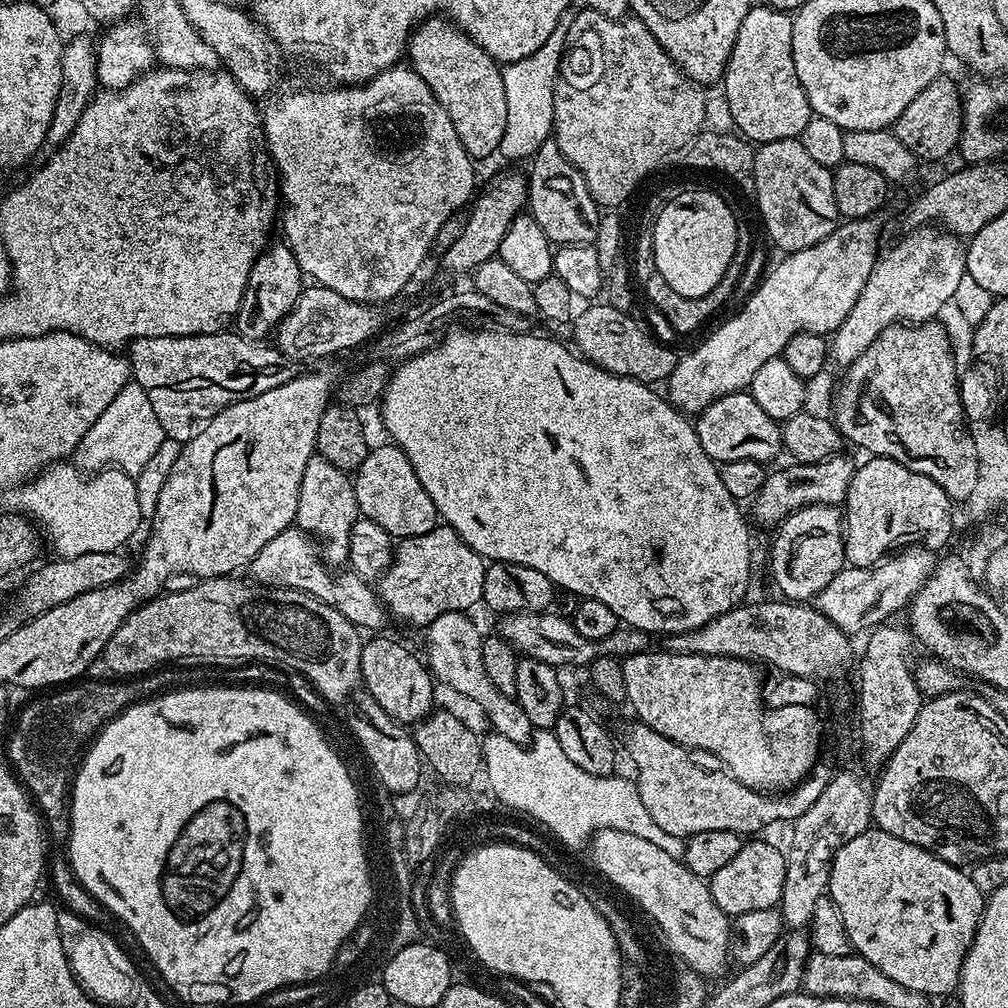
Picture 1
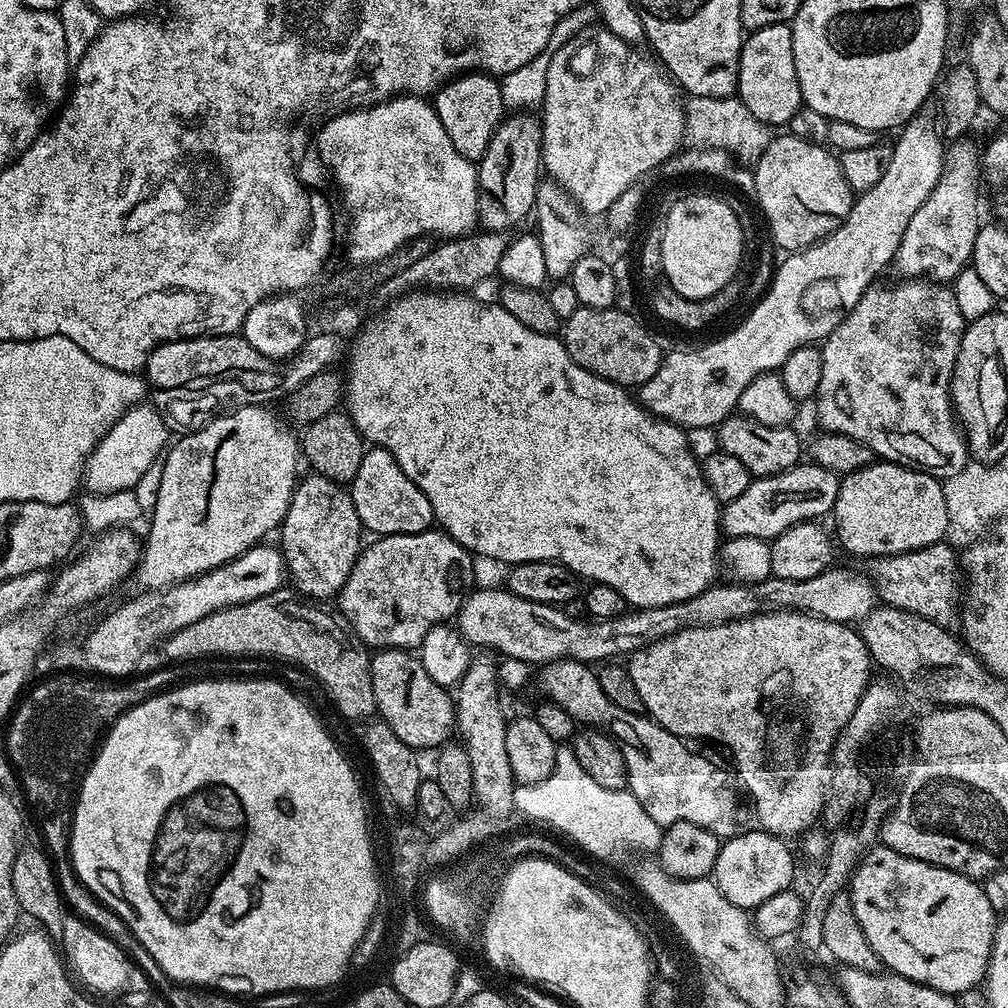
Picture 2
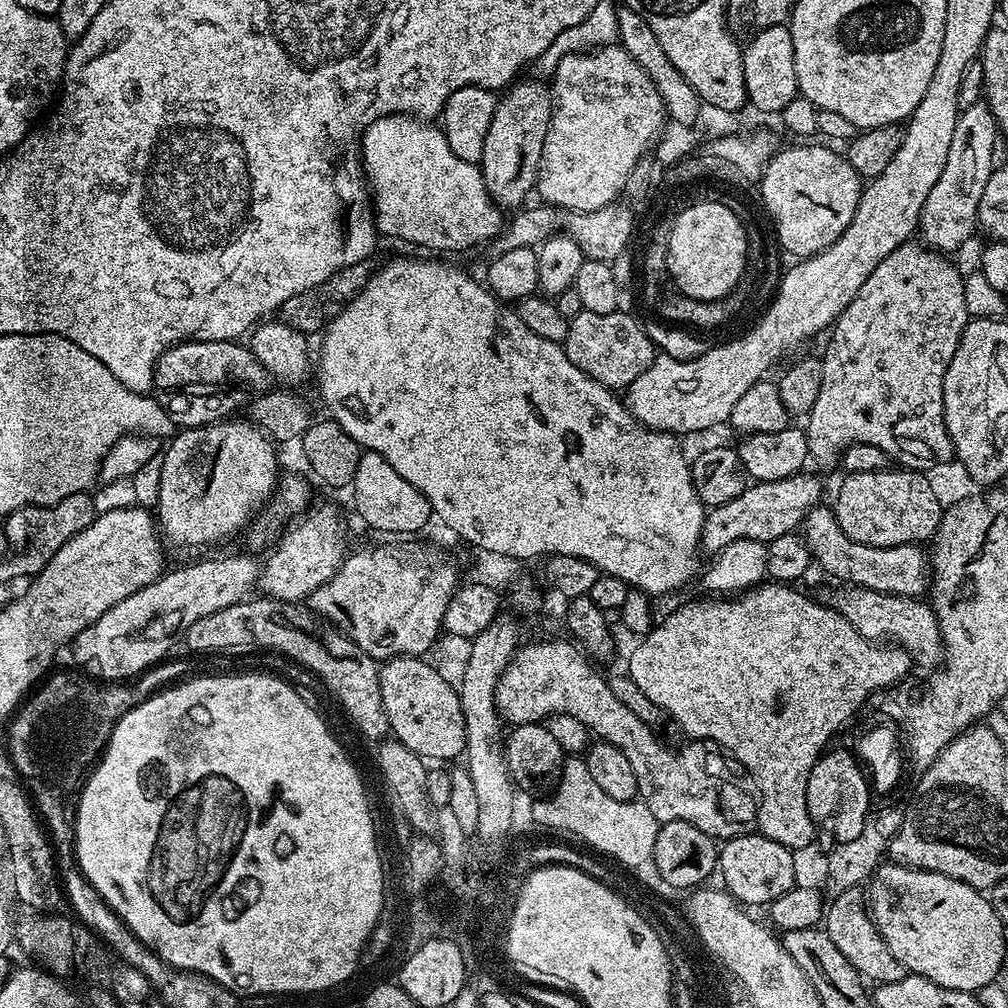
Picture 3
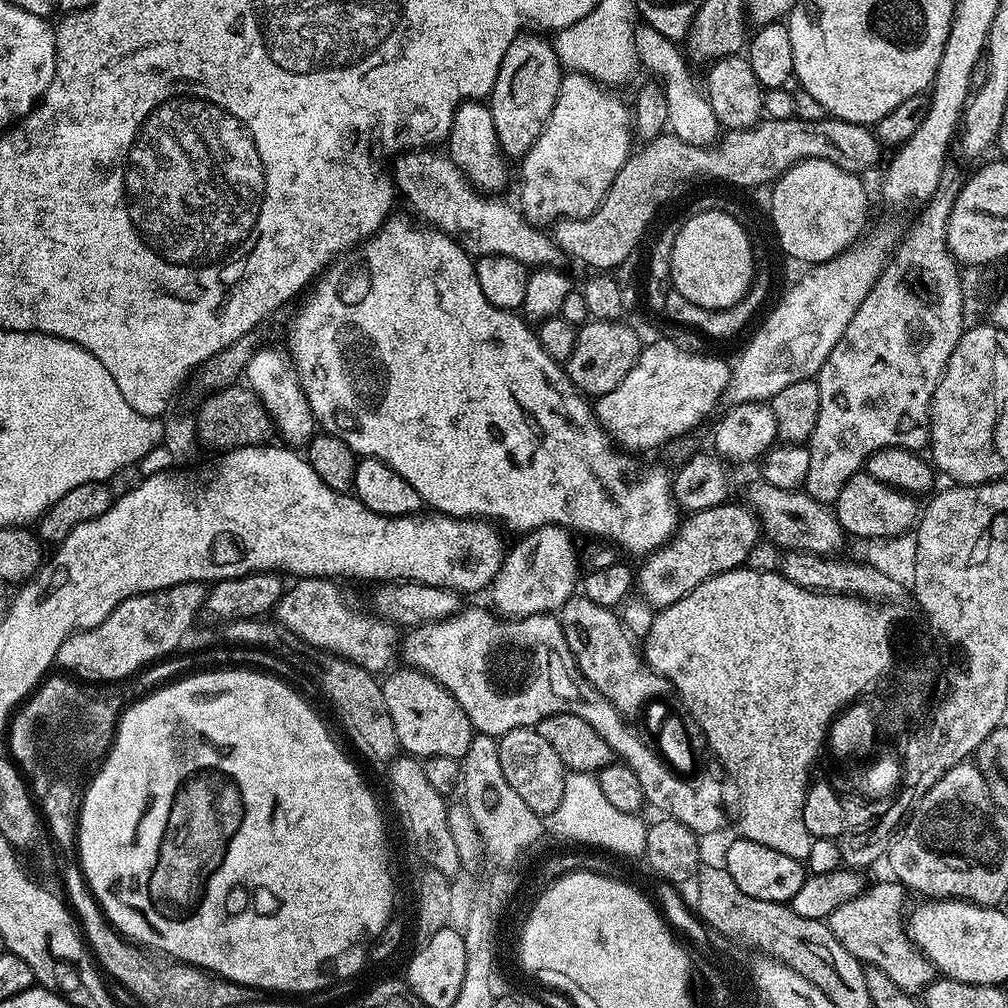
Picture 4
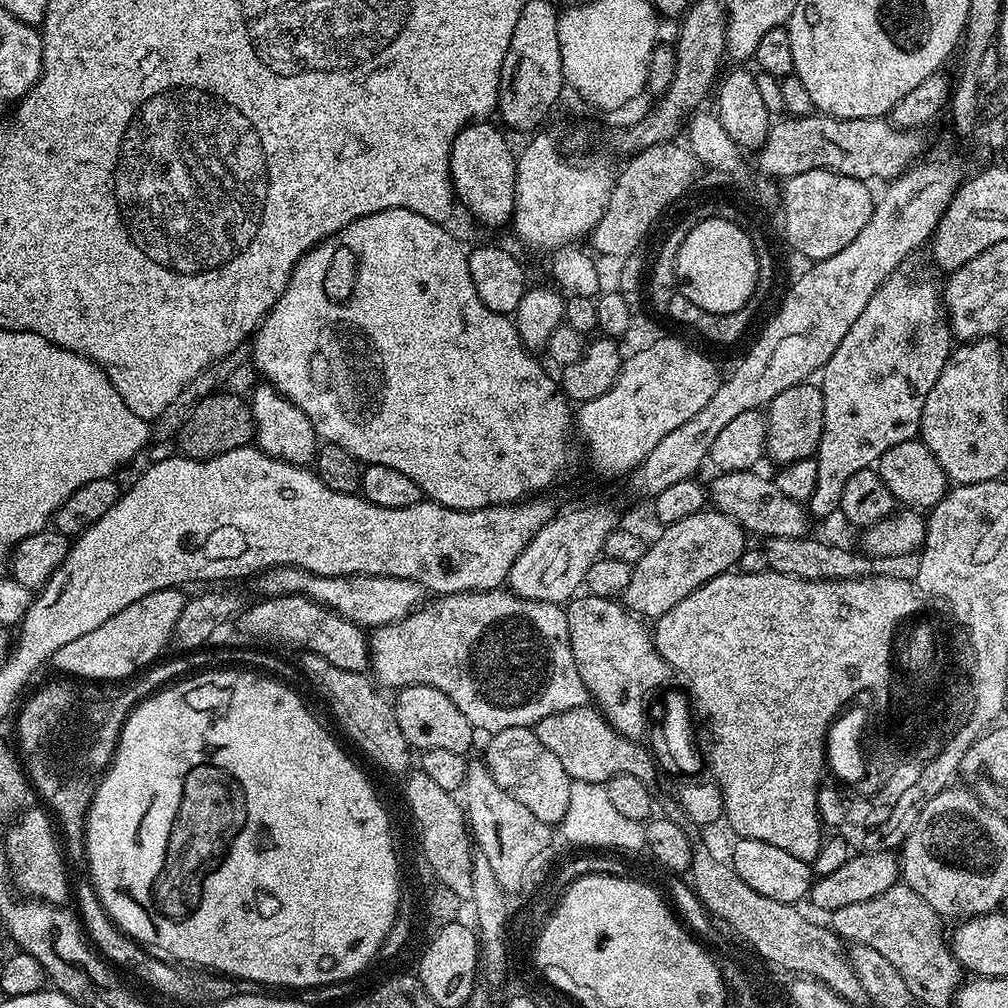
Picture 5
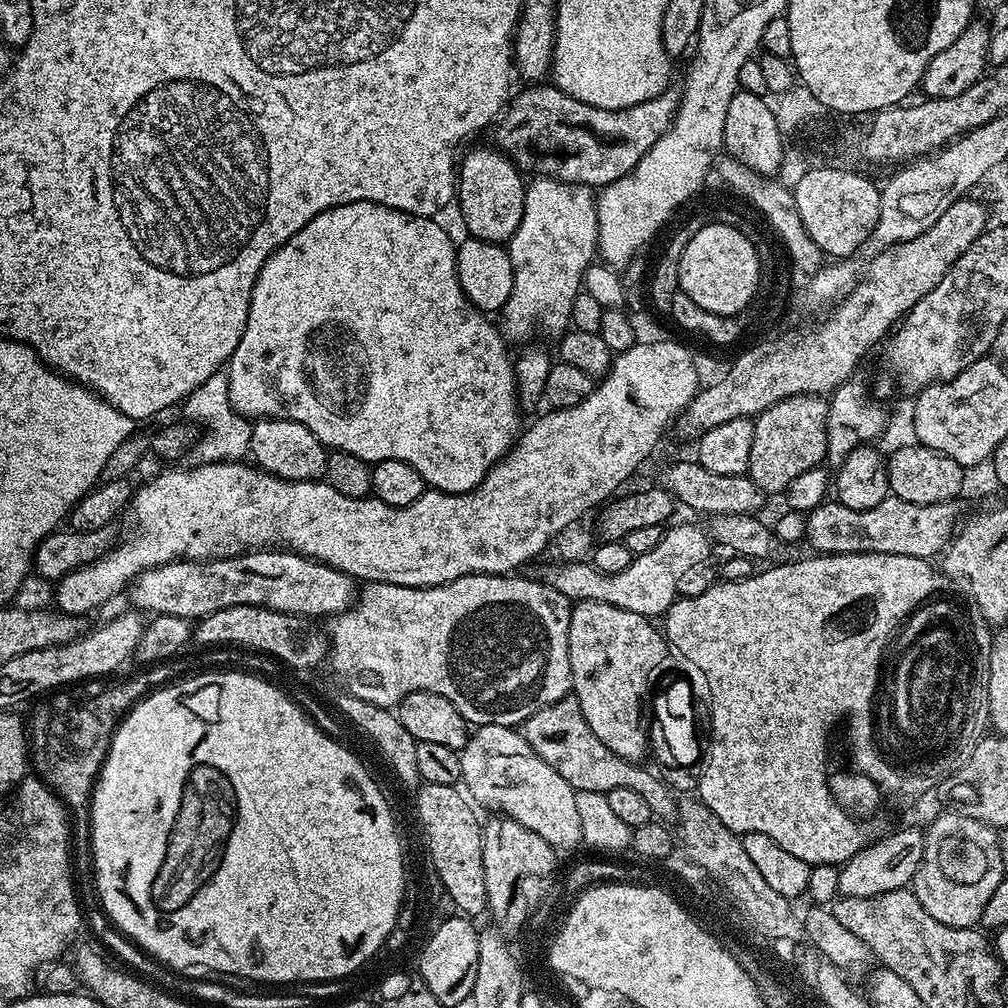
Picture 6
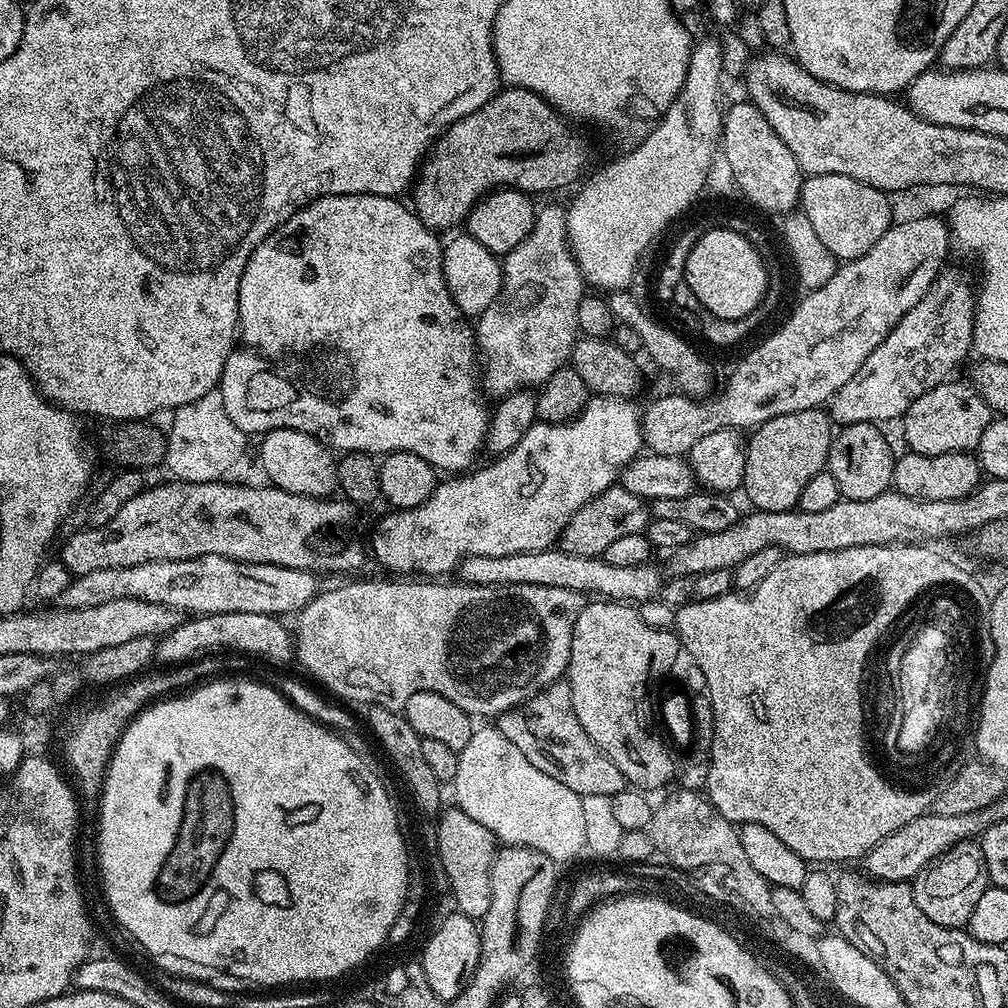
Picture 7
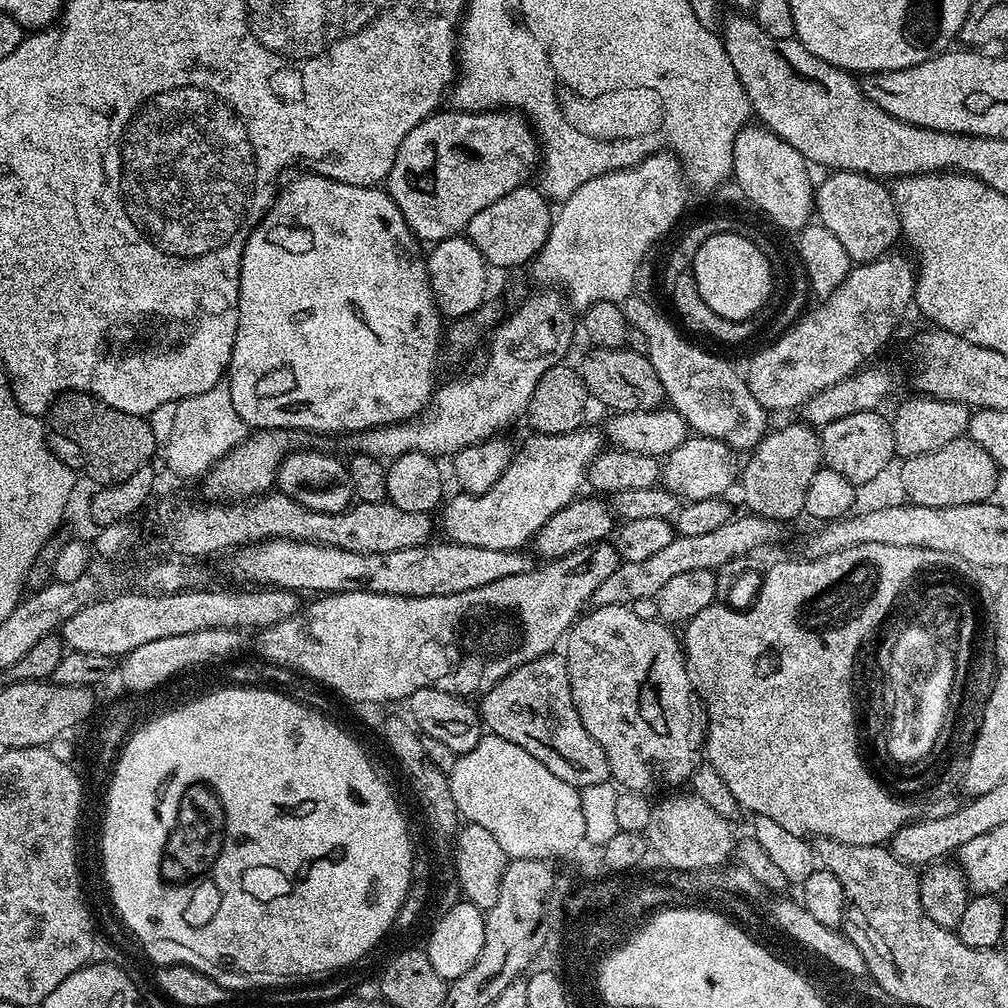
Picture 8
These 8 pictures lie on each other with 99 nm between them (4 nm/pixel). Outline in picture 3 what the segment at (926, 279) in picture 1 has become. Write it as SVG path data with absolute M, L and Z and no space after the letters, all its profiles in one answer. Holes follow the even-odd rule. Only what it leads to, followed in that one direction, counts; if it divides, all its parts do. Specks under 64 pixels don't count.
M981 102L961 111L954 126L954 138L950 138L946 166L942 166L942 174L938 174L934 190L926 194L926 202L920 211L918 236L929 249L951 254L971 238L972 231L977 231L976 211L982 202L982 190L986 190L986 182L990 182L994 171L992 159L996 156L996 136L996 120L987 103Z

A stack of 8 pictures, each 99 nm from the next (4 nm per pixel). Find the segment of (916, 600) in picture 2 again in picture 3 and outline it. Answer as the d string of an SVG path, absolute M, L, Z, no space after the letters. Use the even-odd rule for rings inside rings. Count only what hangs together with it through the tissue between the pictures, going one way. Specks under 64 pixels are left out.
M817 506L808 511L802 525L802 539L812 559L828 576L840 580L841 585L869 588L895 596L920 598L930 588L930 560L923 547L915 544L903 544L893 548L866 546L846 538L842 526L838 526L835 511L831 507ZM924 592L924 593L923 593Z

